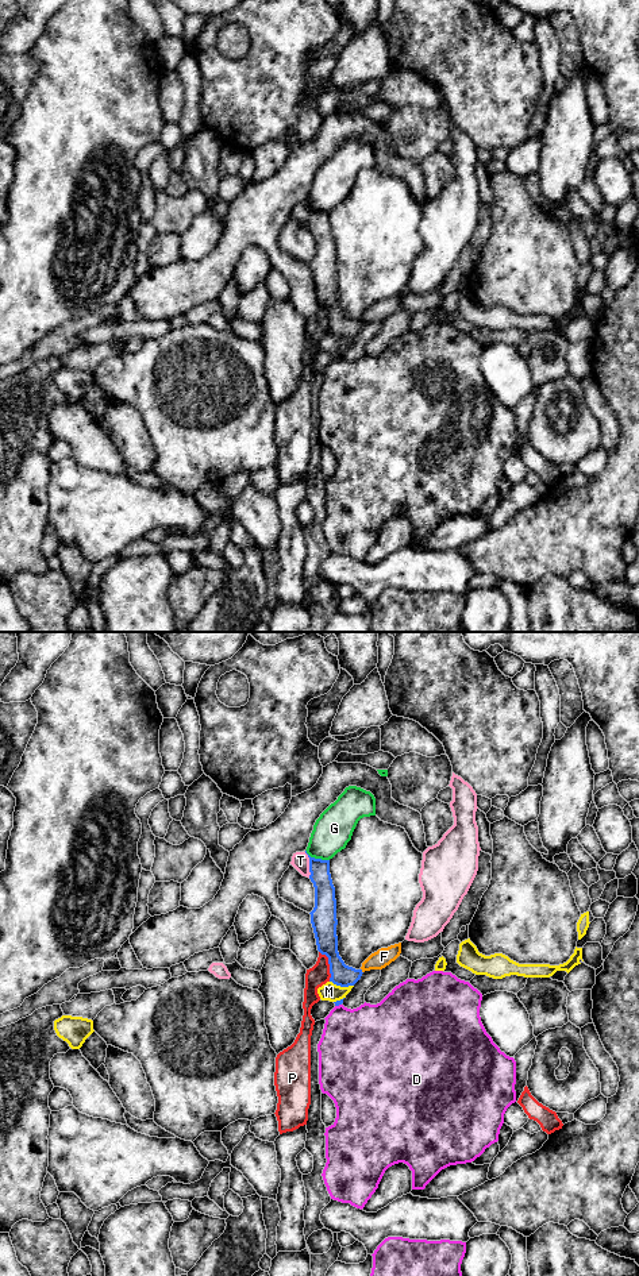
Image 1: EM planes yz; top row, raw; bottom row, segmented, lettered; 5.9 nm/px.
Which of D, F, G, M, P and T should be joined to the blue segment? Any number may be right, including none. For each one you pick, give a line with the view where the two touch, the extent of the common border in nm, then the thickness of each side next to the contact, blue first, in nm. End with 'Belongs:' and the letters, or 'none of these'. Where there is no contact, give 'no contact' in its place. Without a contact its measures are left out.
Belongs: none of these

